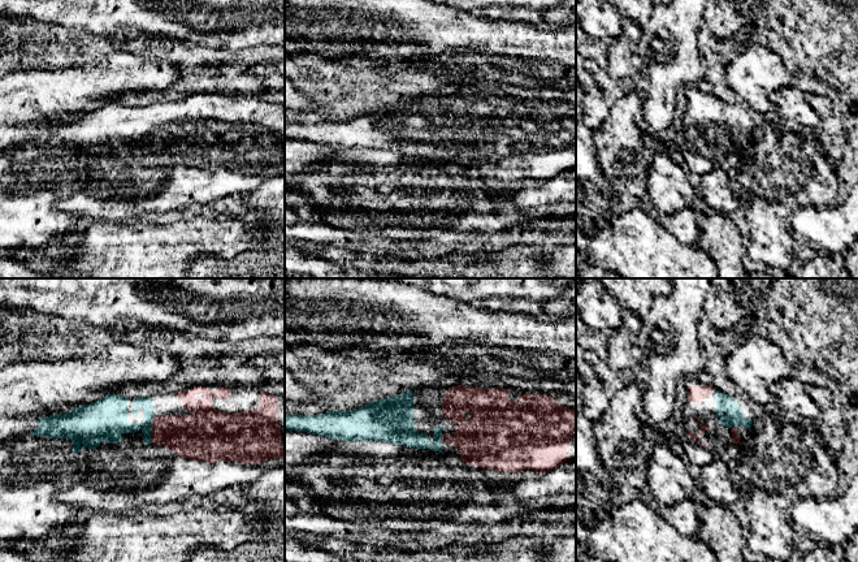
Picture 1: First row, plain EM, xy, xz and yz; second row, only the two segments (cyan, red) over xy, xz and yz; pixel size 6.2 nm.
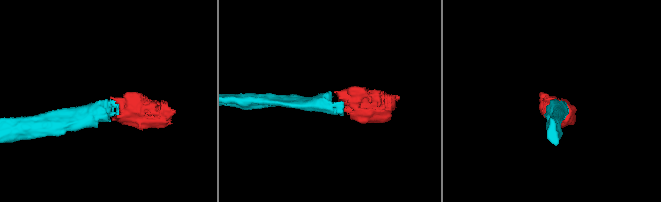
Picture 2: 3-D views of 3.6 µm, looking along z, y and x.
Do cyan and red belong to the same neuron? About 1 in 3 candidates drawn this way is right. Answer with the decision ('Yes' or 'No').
Yes

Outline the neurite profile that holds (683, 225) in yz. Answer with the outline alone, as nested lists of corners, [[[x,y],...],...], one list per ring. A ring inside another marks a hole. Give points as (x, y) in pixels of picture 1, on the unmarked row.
[[[693,209],[660,213],[656,221],[682,245],[693,246],[699,238],[701,228],[697,225]]]

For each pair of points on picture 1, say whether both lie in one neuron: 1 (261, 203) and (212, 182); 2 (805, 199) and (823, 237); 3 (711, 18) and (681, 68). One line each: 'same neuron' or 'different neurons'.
1: different neurons
2: different neurons
3: different neurons

